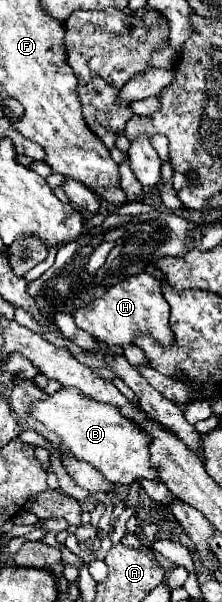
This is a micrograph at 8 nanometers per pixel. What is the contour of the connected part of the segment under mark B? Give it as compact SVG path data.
M61 389L45 401L37 401L29 411L29 417L55 431L61 445L69 449L77 459L91 463L113 485L131 485L137 479L157 479L157 467L149 461L151 435L141 425L121 415L117 405L97 403L79 389Z

